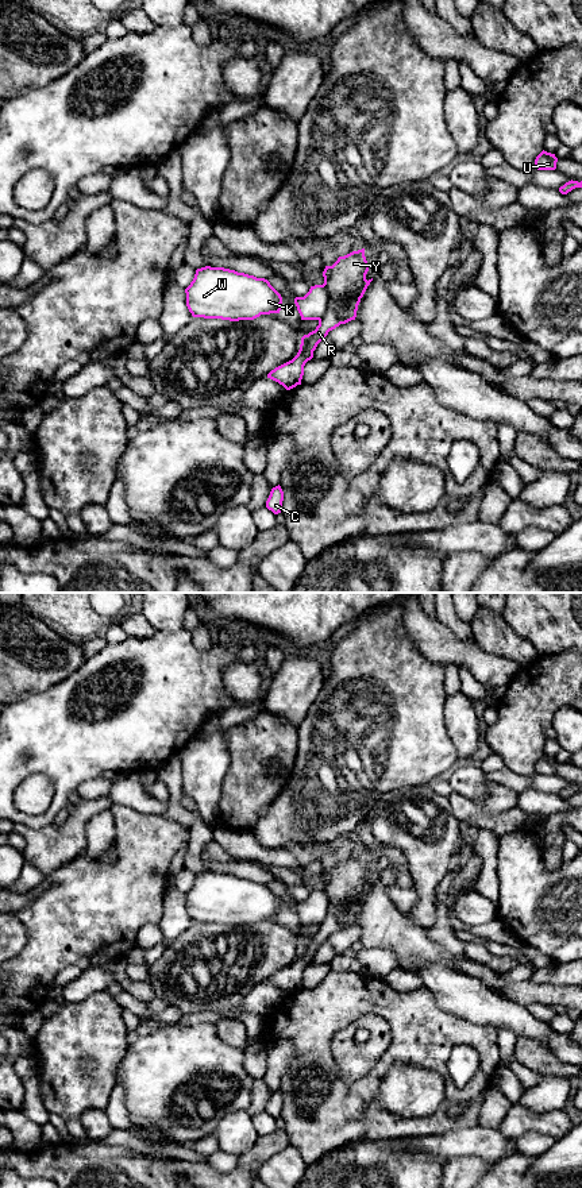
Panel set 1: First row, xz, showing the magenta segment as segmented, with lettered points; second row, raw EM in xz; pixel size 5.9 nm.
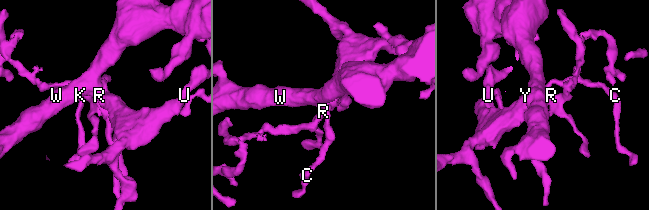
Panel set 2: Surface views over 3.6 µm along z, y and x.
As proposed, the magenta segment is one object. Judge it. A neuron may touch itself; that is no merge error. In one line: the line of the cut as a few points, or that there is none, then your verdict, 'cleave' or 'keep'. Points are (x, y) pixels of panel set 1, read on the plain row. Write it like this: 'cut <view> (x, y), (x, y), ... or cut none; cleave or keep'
cut xz (323, 888), (328, 902), (328, 914), (319, 925); cleave

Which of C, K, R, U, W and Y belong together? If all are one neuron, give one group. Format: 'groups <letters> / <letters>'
groups C R U Y / K W

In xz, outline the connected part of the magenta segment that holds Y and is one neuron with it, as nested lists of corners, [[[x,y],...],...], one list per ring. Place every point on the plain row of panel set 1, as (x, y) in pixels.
[[[365,853],[339,861],[332,871],[325,871],[323,876],[324,891],[328,896],[329,907],[327,918],[319,925],[315,936],[301,942],[297,960],[275,972],[267,983],[278,987],[286,995],[301,990],[304,971],[313,963],[317,949],[340,929],[355,925],[358,910],[371,884],[366,884],[369,869]]]

